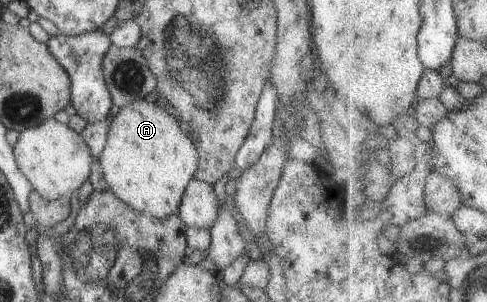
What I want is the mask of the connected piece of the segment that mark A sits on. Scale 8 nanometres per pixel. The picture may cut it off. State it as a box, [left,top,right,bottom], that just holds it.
[97,98,198,218]

